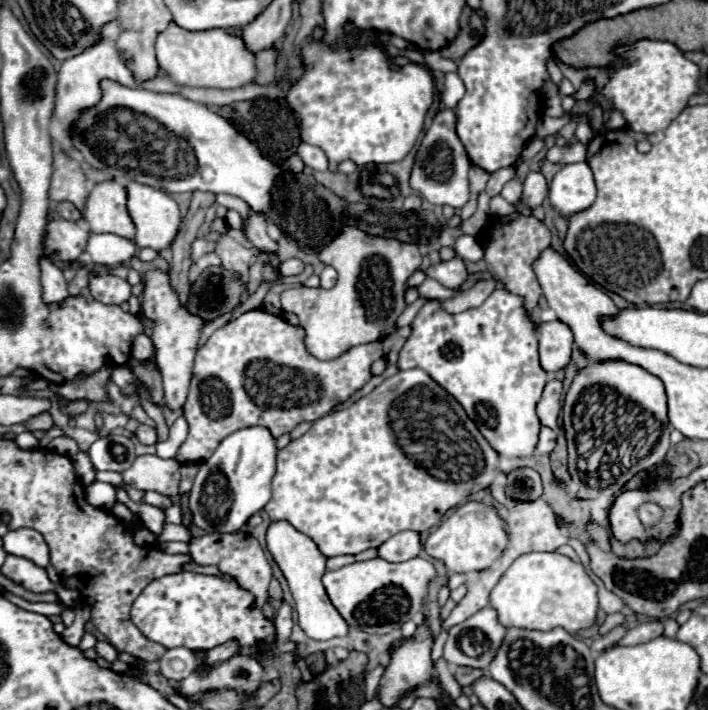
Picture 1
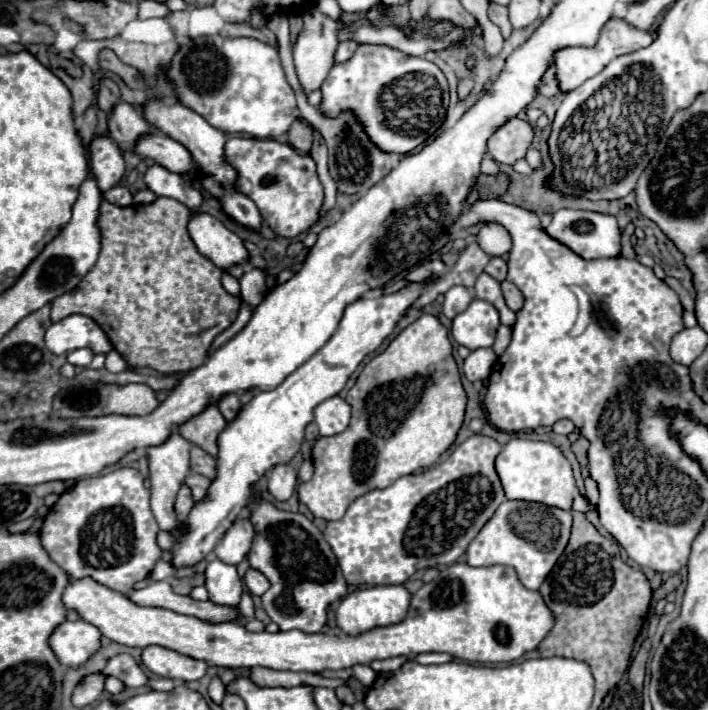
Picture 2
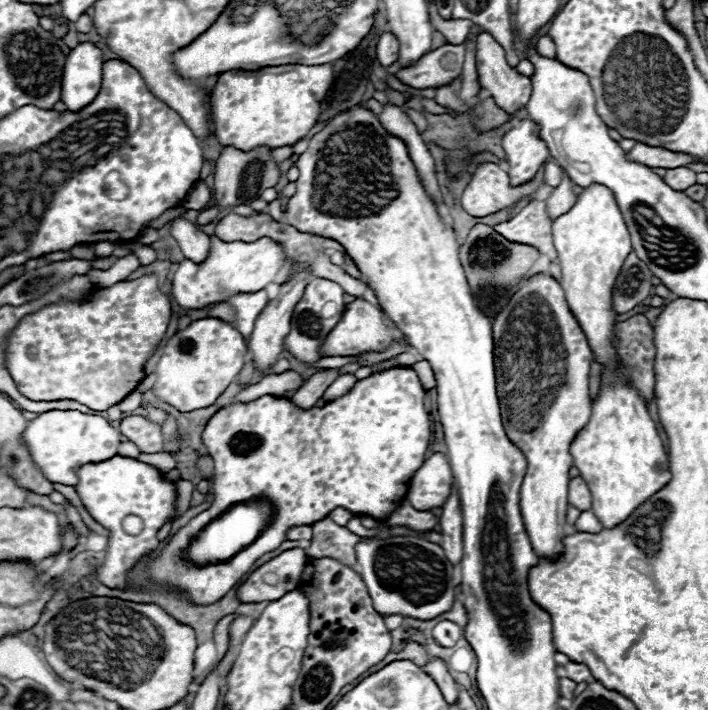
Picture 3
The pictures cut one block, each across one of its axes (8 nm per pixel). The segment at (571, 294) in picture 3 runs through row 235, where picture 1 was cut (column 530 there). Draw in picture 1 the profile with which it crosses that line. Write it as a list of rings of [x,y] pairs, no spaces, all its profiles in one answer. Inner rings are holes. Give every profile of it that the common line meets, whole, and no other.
[[[530,552],[520,556],[500,578],[500,584],[490,594],[490,604],[496,608],[498,620],[504,626],[528,630],[552,630],[560,626],[576,634],[596,624],[598,586],[580,562],[558,552]]]

